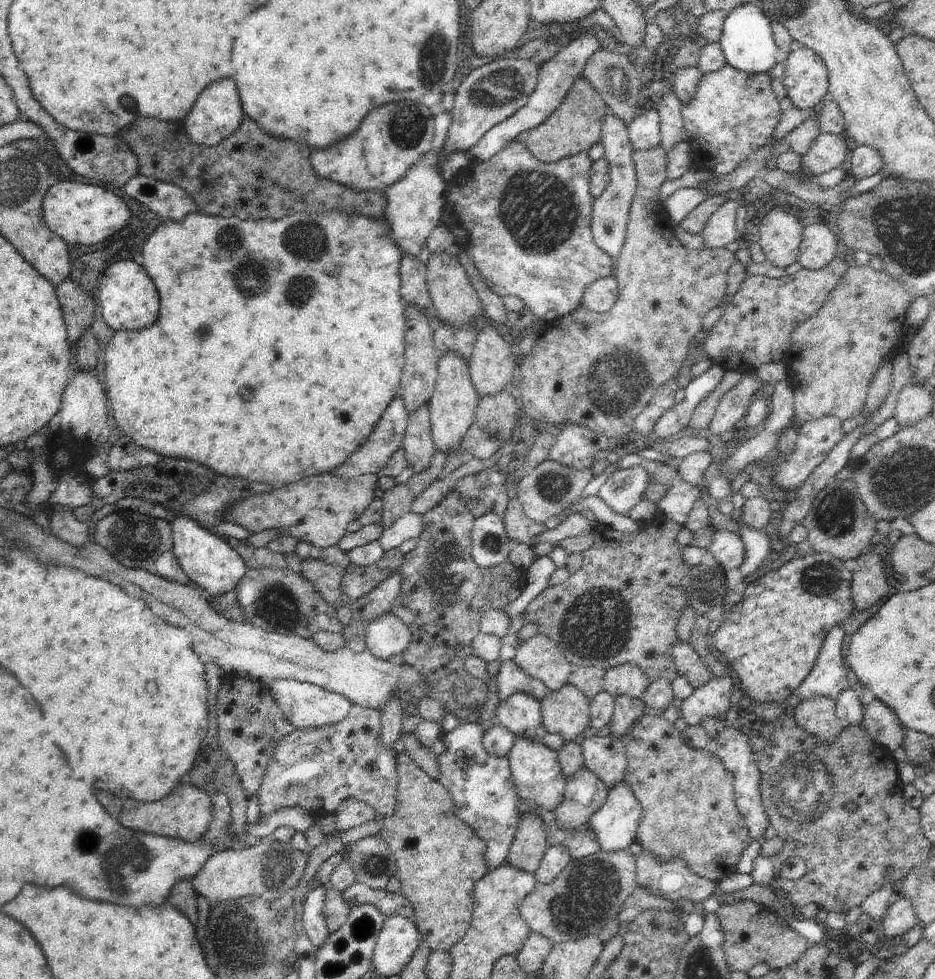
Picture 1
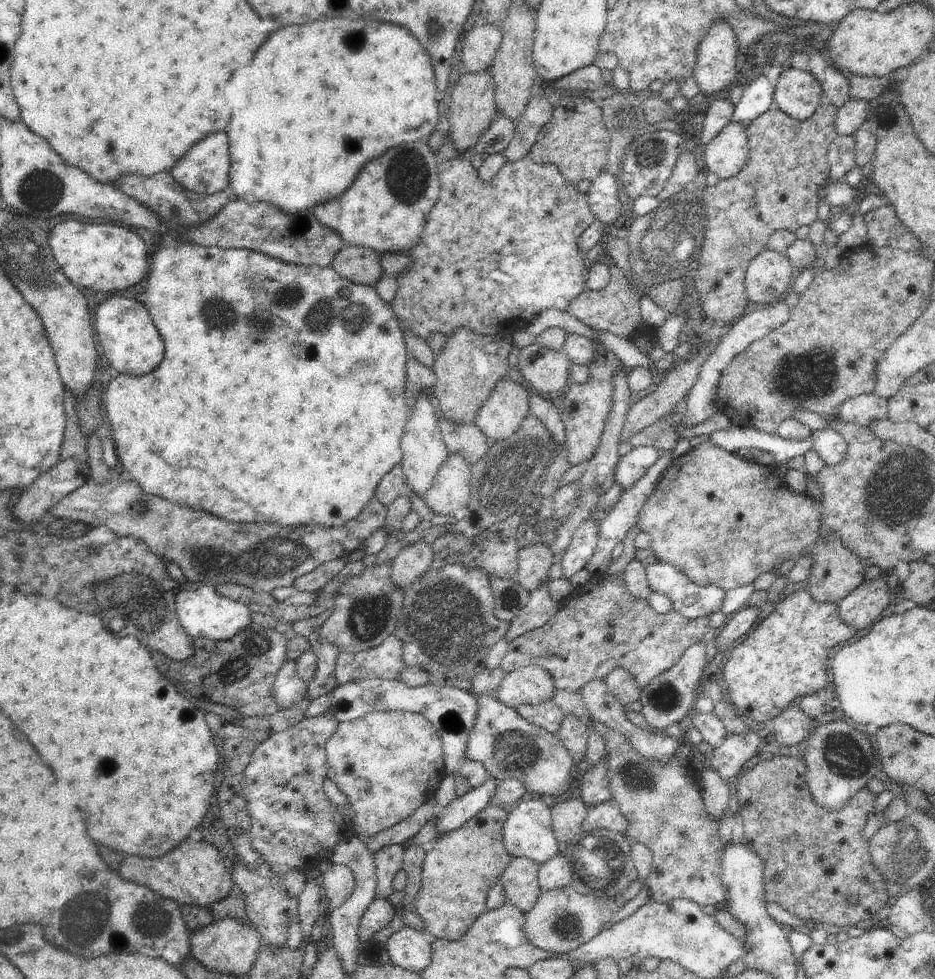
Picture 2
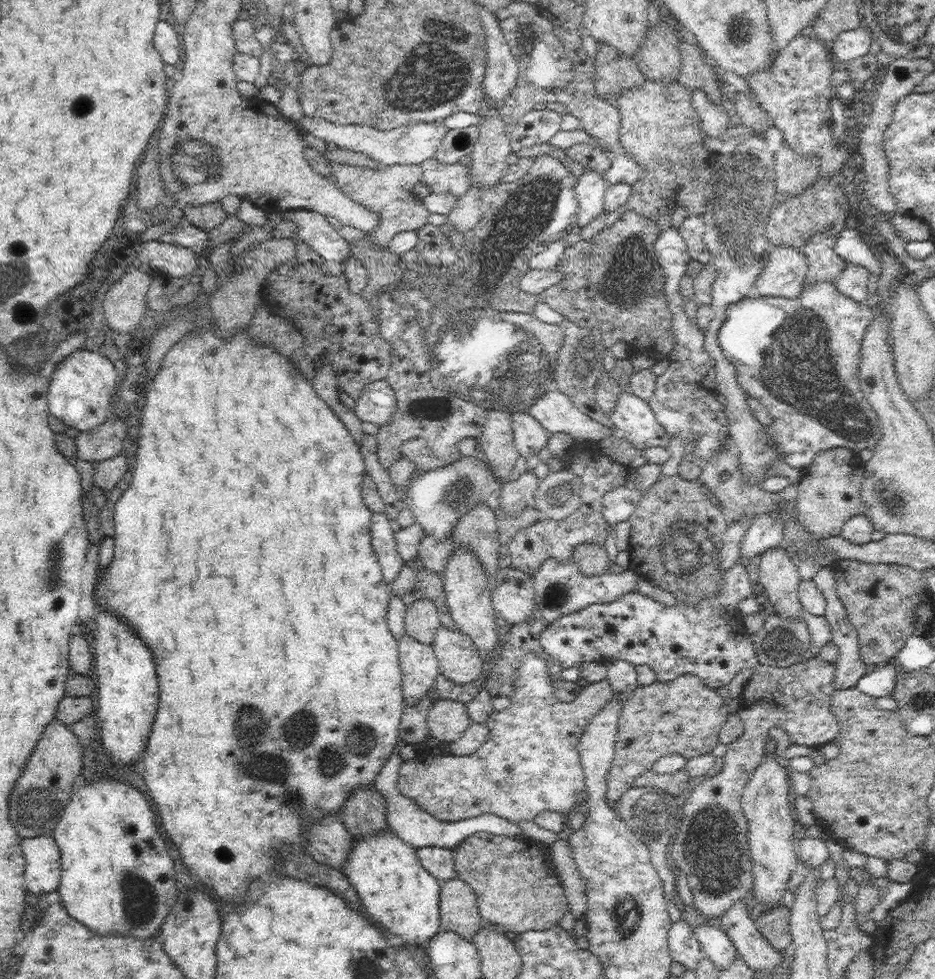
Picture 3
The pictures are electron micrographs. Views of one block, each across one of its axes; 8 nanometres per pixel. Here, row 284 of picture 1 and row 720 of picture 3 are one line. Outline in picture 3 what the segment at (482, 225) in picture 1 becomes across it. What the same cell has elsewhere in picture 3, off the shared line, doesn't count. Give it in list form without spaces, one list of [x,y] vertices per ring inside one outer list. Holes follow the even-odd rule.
[[[529,652],[524,657],[521,667],[516,670],[514,695],[510,698],[510,707],[502,711],[494,710],[484,722],[490,729],[489,739],[472,754],[460,757],[442,755],[437,757],[437,761],[428,747],[420,749],[415,757],[402,761],[397,778],[397,787],[401,793],[415,800],[422,810],[434,818],[448,822],[490,813],[518,824],[523,820],[534,820],[544,809],[569,816],[572,805],[585,793],[585,772],[578,750],[582,733],[594,716],[608,706],[608,702],[614,698],[615,691],[604,678],[586,684],[571,703],[562,703],[556,698],[552,687],[555,679],[556,677],[549,672],[546,658]]]

